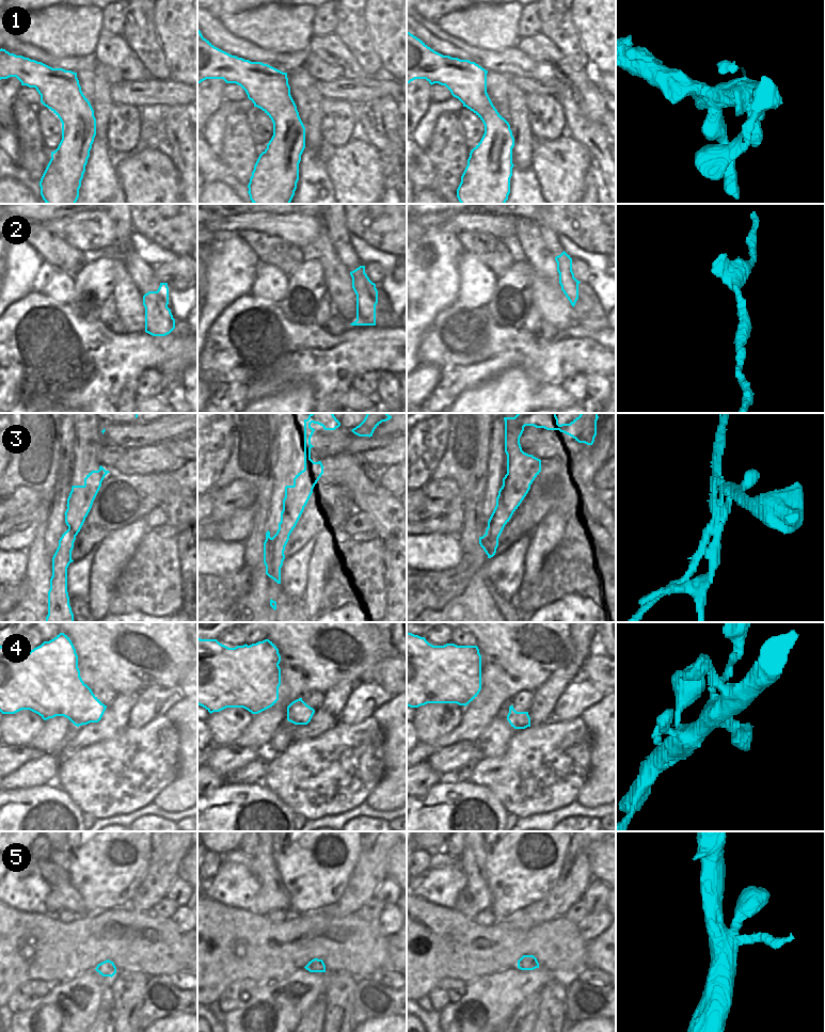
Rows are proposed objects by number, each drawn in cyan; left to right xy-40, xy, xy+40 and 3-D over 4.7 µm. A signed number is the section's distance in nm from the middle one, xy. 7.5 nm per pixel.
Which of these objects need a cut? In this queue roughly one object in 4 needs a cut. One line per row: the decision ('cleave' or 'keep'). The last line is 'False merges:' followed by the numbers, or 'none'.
1: keep
2: keep
3: cleave
4: keep
5: keep
False merges: 3

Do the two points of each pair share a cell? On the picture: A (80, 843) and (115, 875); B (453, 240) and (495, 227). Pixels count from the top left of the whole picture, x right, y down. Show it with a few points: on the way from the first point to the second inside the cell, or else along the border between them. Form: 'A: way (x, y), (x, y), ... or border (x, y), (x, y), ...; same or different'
A: way (89, 848), (107, 867); same
B: border (432, 226), (457, 233); different

